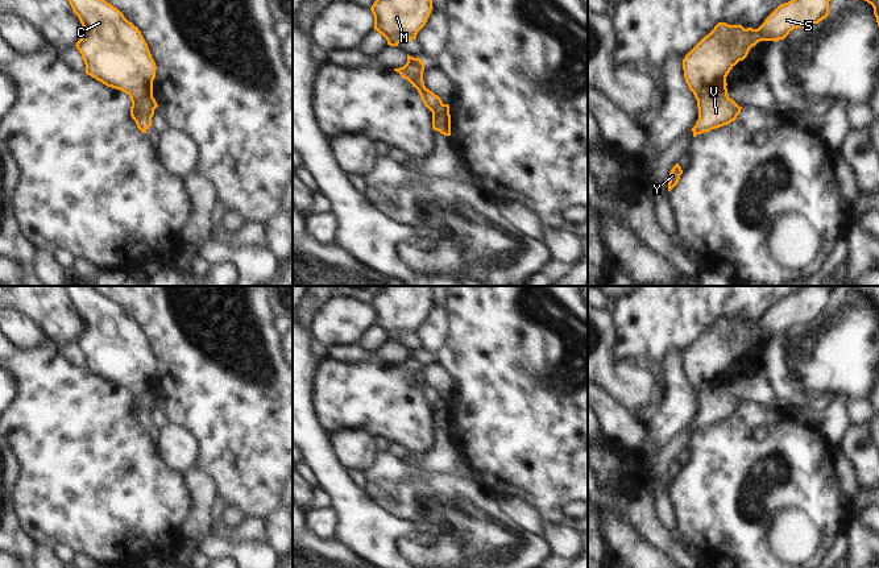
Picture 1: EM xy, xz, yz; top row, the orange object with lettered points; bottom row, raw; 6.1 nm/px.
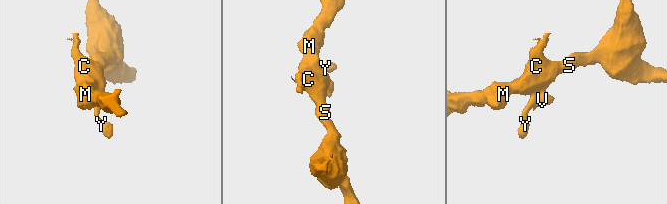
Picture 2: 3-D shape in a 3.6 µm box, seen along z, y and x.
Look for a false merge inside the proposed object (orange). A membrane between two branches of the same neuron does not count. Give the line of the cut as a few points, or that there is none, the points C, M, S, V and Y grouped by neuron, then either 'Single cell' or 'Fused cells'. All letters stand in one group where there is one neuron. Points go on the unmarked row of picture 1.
Split along yz (725, 381), (705, 388), (699, 396), (697, 402). Groups: C M S Y / V. Fused cells.

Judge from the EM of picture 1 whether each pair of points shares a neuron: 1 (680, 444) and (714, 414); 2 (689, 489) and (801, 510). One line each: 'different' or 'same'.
1: same
2: same

